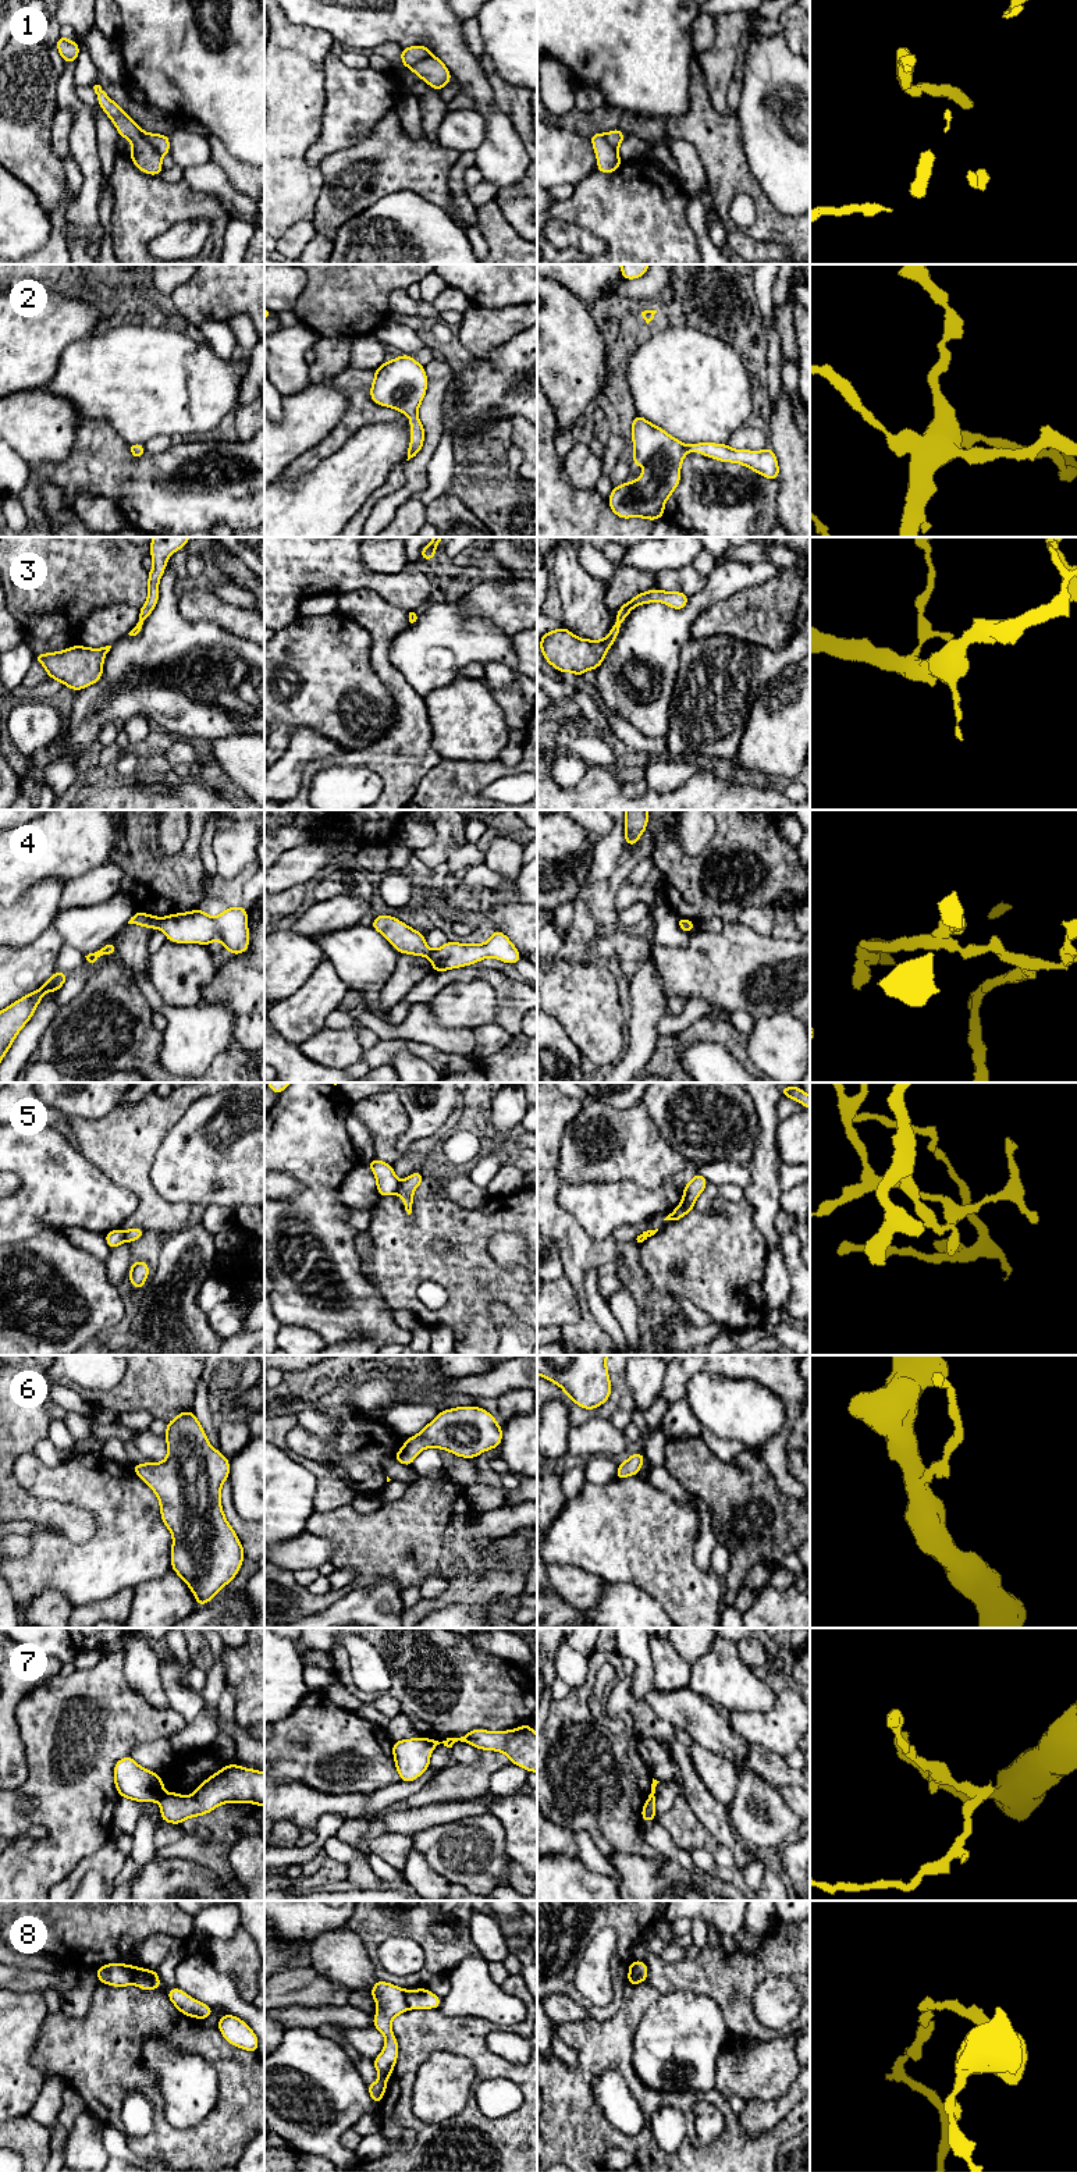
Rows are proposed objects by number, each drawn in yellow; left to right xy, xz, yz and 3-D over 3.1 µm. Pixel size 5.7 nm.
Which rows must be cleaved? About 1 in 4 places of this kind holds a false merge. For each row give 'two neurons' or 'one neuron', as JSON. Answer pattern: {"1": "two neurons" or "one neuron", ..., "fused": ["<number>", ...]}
{"1": "two neurons", "2": "one neuron", "3": "one neuron", "4": "two neurons", "5": "two neurons", "6": "one neuron", "7": "two neurons", "8": "two neurons", "fused": ["1", "4", "5", "7", "8"]}

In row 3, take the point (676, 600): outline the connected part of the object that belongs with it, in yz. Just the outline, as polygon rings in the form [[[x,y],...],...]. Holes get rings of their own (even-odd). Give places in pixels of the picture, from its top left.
[[[653,589],[641,591],[616,611],[616,622],[609,629],[609,633],[603,640],[579,639],[565,626],[544,633],[540,637],[540,651],[545,661],[559,672],[573,672],[582,676],[589,669],[597,669],[616,640],[622,622],[629,612],[641,605],[660,601],[673,609],[683,609],[689,602],[689,597],[682,591],[662,591]]]

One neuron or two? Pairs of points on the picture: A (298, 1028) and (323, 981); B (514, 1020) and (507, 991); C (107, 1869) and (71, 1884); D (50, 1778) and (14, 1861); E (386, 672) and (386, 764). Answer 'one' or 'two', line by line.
A: one
B: one
C: one
D: one
E: one

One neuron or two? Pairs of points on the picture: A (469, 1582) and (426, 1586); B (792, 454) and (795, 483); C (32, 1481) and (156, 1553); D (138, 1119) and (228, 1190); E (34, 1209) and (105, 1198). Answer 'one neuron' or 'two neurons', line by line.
A: two neurons
B: one neuron
C: one neuron
D: two neurons
E: one neuron

